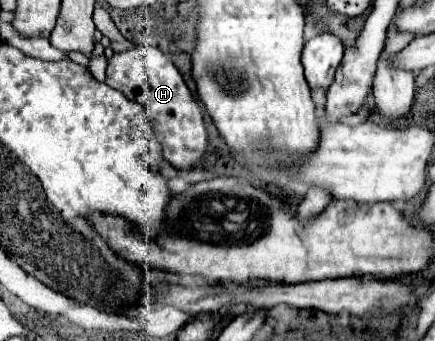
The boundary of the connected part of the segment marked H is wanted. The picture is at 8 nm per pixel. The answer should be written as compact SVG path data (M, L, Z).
M135 45L129 51L113 53L107 61L107 79L111 89L121 91L127 99L139 101L155 125L155 137L163 147L163 157L177 169L193 167L207 149L207 131L199 103L187 89L171 57L155 45Z

